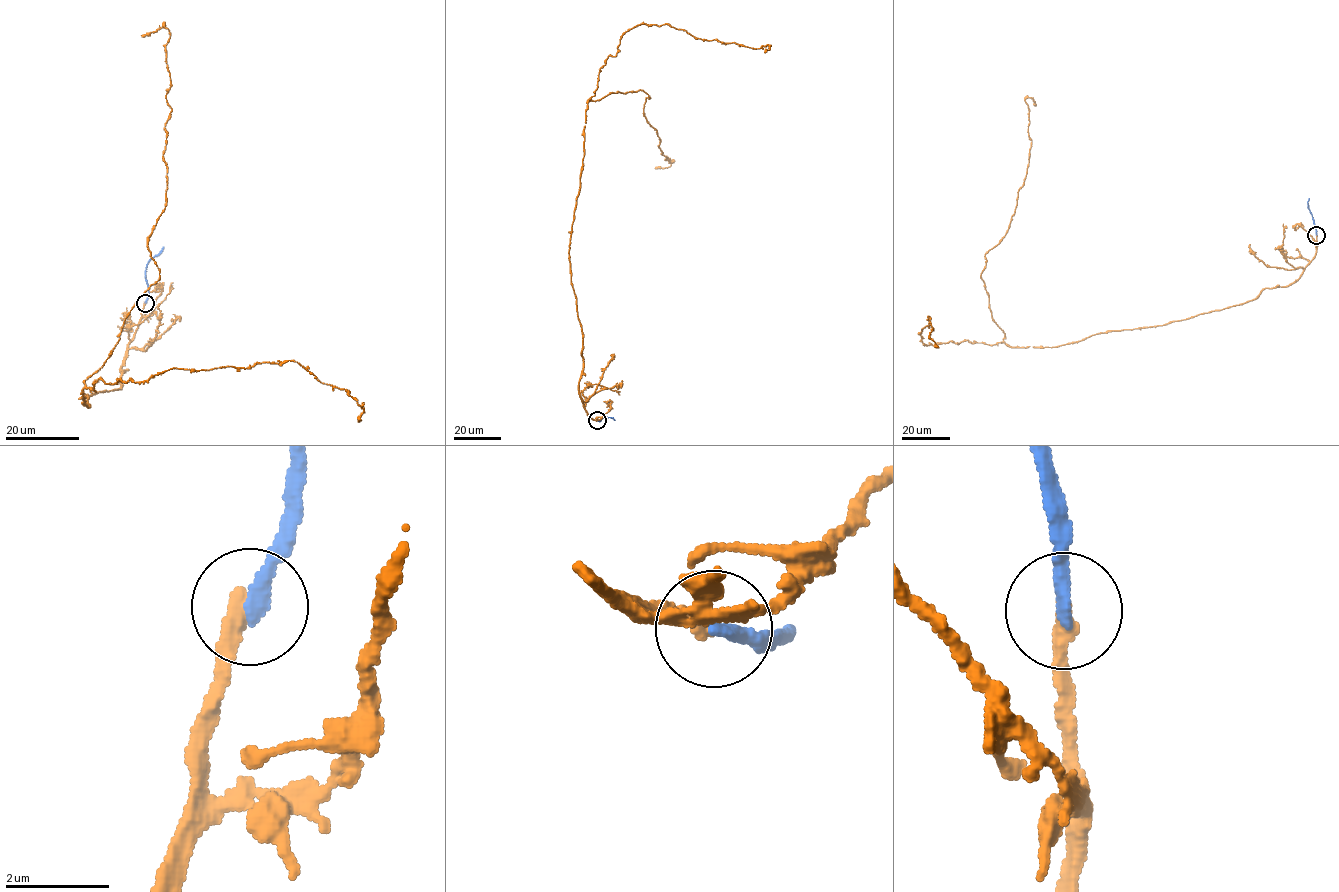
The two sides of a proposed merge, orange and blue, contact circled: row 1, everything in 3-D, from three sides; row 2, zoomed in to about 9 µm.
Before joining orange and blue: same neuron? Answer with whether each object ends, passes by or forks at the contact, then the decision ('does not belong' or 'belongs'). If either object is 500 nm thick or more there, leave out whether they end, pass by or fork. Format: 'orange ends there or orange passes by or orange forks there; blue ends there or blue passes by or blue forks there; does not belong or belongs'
orange ends there; blue ends there; belongs

